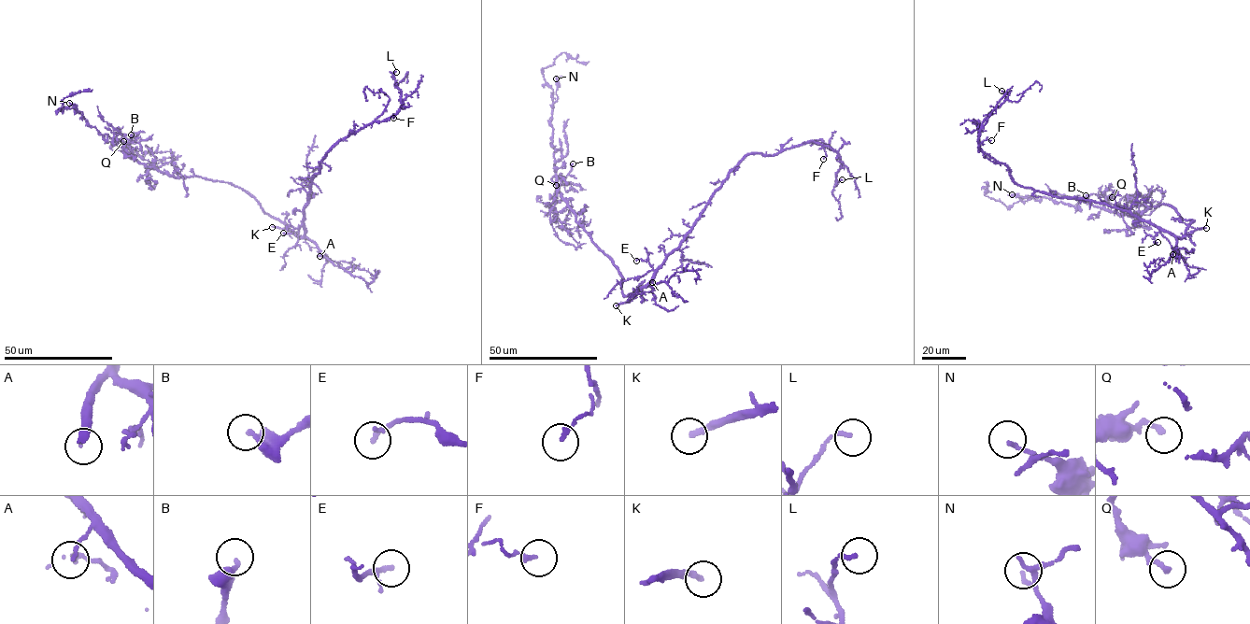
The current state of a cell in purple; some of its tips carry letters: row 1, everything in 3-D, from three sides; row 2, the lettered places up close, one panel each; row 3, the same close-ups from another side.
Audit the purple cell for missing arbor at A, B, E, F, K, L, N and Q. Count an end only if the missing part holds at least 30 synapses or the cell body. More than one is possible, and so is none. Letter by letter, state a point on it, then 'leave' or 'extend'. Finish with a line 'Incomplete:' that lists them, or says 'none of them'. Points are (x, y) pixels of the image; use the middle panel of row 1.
A: place (652, 282); leave
B: place (573, 163); leave
E: place (636, 261); leave
F: place (823, 159); leave
K: place (616, 305); extend
L: place (842, 179); leave
N: place (556, 78); leave
Q: place (556, 185); leave
Incomplete: K

